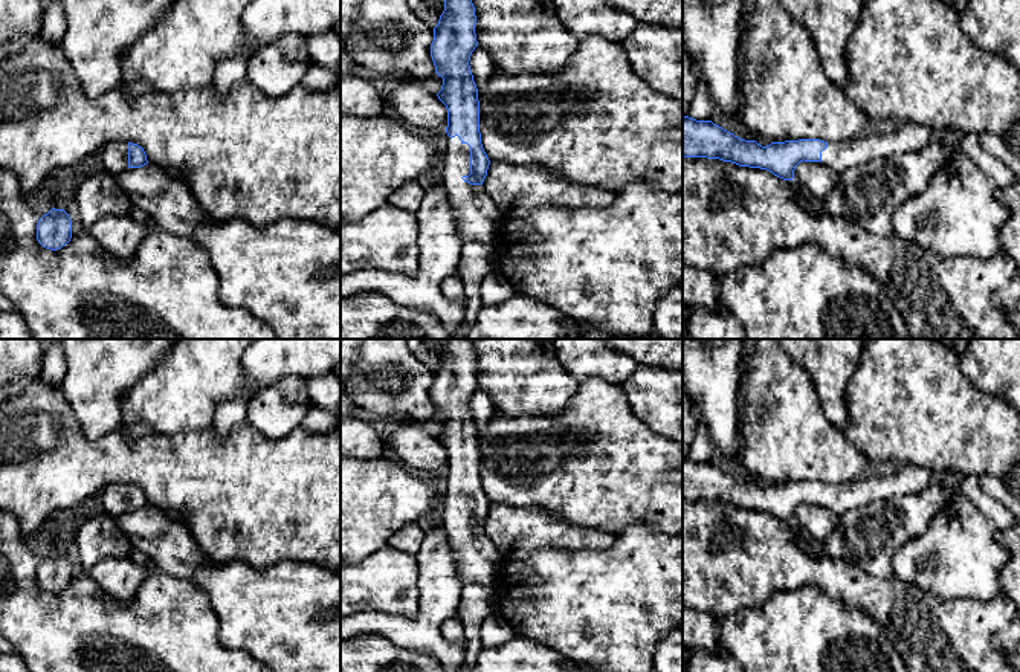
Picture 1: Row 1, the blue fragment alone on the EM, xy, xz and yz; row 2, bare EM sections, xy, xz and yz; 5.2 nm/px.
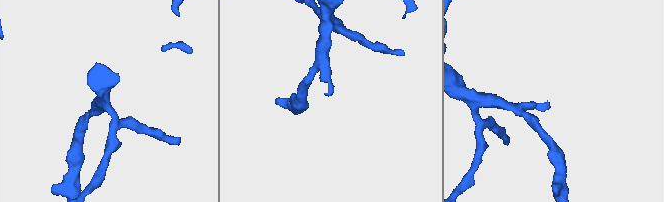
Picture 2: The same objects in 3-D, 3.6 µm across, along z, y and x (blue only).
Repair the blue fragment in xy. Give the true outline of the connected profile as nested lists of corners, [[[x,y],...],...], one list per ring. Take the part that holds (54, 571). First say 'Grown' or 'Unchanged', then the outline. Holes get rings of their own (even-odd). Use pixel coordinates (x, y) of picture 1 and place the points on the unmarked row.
Unchanged. [[[52,550],[37,567],[38,585],[50,593],[61,591],[72,580],[72,562],[64,551]]]

